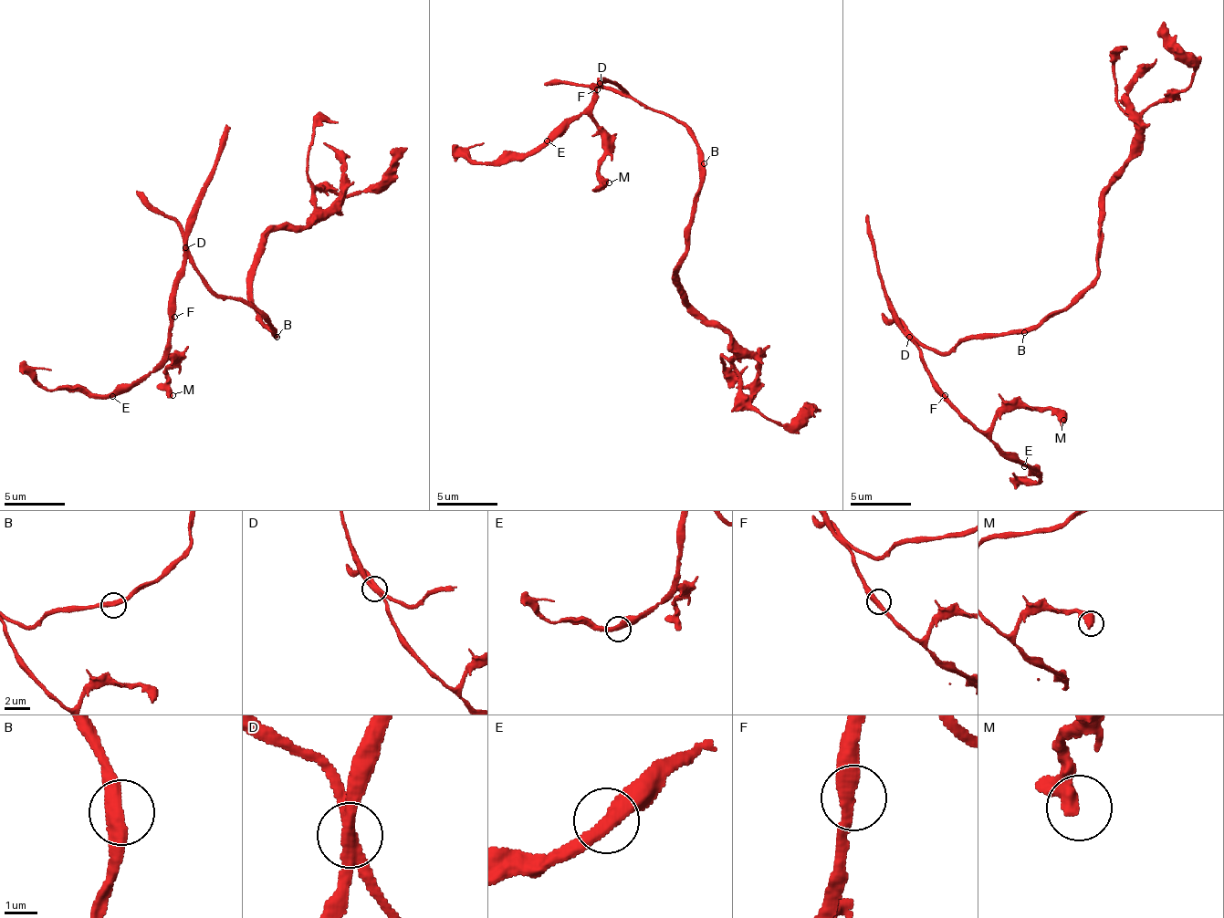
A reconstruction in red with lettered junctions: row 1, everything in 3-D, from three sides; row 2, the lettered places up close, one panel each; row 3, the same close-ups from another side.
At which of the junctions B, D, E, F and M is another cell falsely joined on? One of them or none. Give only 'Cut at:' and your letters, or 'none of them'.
Cut at: D

